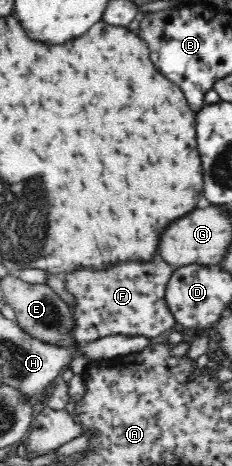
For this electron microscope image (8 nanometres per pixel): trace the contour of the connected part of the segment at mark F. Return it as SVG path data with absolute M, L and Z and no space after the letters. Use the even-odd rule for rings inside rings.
M162 260L144 267L132 267L132 263L128 263L128 267L113 267L99 273L80 270L63 277L67 289L77 298L74 308L79 325L75 335L79 341L89 343L111 335L151 339L174 327L172 314L168 313L164 301L164 289L174 268Z

